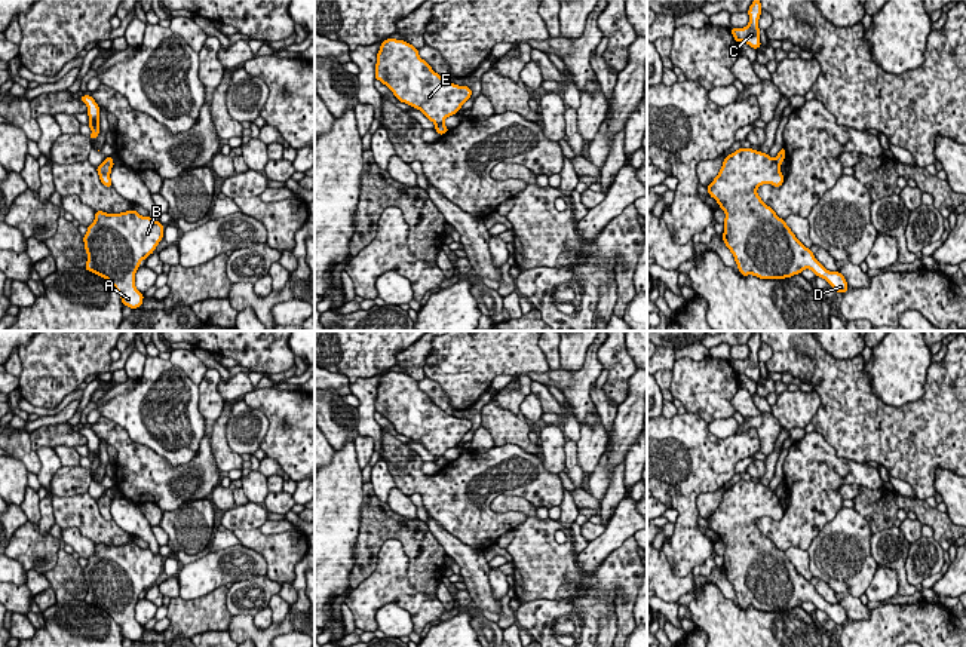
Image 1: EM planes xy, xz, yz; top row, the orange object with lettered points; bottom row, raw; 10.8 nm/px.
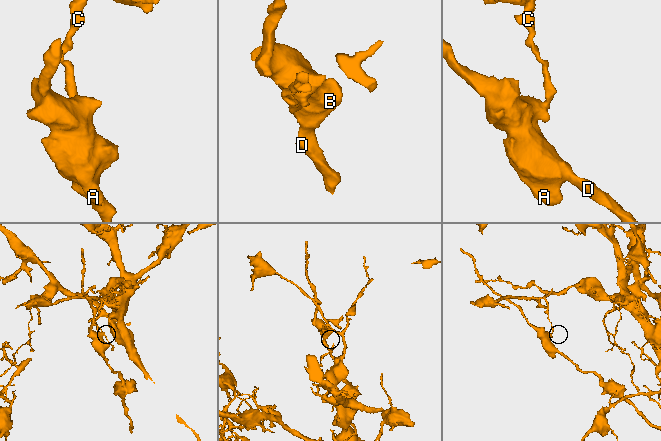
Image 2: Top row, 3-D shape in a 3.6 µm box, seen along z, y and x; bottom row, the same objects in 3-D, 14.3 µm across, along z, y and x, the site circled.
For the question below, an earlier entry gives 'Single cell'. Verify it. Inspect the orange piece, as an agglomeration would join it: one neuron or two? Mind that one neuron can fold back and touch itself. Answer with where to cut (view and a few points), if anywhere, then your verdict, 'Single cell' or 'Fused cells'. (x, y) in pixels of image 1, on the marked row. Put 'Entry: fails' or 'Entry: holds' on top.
Entry: fails
Split along xy (104, 161), (112, 166). Fused cells

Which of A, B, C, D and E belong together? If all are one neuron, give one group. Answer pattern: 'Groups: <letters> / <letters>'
Groups: A B D E / C

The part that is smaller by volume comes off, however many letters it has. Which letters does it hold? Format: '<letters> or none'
A, B, D, E

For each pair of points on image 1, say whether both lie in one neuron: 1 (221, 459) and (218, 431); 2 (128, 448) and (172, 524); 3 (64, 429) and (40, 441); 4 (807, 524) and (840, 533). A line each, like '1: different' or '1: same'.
1: same
2: different
3: same
4: different

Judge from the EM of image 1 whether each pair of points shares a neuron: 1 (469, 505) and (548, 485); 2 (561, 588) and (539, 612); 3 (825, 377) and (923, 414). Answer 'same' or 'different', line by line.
1: same
2: different
3: same

